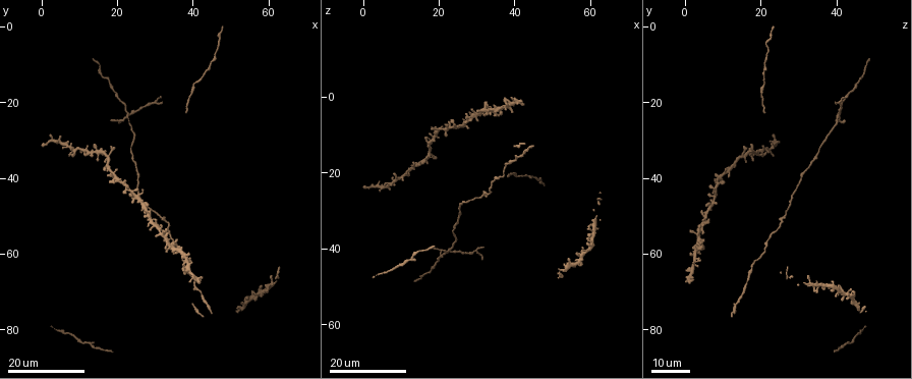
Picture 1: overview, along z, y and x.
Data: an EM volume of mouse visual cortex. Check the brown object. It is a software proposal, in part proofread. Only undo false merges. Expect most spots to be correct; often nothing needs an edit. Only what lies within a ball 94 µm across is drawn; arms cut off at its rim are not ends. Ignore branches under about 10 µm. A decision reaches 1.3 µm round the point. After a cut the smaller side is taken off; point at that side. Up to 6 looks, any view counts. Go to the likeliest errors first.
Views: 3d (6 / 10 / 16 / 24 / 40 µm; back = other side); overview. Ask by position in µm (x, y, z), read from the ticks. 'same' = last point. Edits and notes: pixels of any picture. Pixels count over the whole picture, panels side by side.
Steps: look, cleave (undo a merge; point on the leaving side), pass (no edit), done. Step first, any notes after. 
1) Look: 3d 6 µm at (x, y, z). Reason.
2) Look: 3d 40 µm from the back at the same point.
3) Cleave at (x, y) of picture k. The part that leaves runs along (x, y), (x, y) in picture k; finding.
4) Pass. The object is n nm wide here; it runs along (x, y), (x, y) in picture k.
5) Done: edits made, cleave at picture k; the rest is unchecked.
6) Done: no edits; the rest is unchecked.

Look: 3d 24 µm at (23.5, 23.0, 41.0). Thin arm on a thick one.

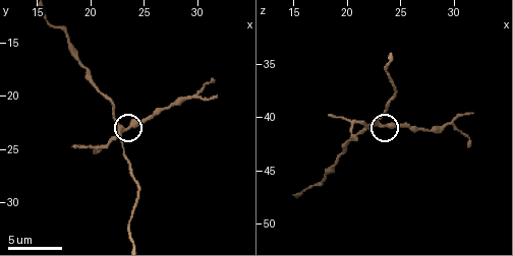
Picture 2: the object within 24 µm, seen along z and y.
Look: 3d 6 µm at (22.8, 23.0, 40.8). Zoom in.

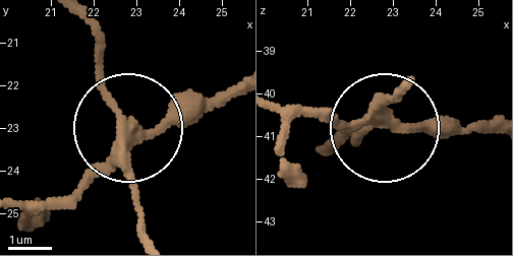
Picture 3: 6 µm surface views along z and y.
Cleave at (184, 110) of picture 3. The object is 290 nm wide here; the part that leaves runs along (125, 135), (198, 120), (231, 99) in picture 3; two neurons meet here.

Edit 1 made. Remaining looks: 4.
Look: 3d 16 µm at (18.0, 34.0, 15.5).

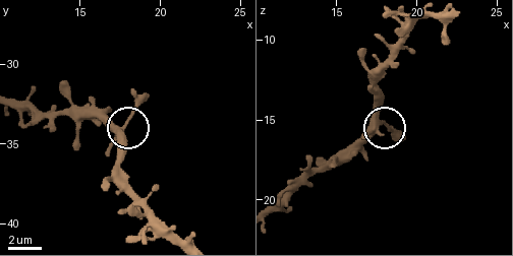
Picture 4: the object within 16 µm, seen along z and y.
Look: 3d 6 µm at the same point. Zoom in.

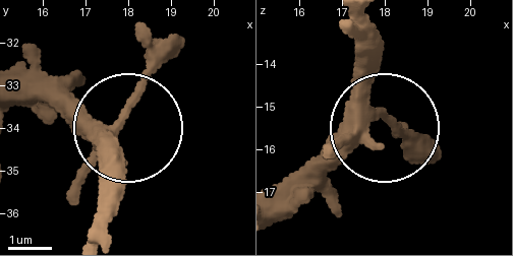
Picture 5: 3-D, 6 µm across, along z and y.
Pass. The object is 400 nm wide here; it runs along (108, 222), (112, 128), (35, 62) in picture 5; continuous, no second neuron.

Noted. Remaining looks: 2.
Look: 3d 16 µm at (31.5, 50.5, 26.0). Thin arm on a thick one.

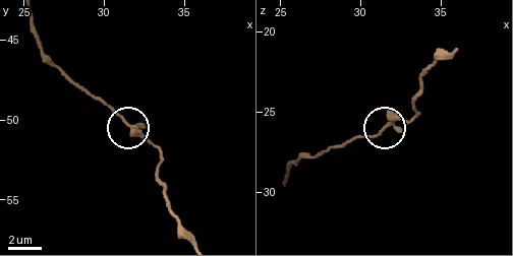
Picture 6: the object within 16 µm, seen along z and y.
Look: 3d 10 µm at (31.5, 50.3, 26.1).

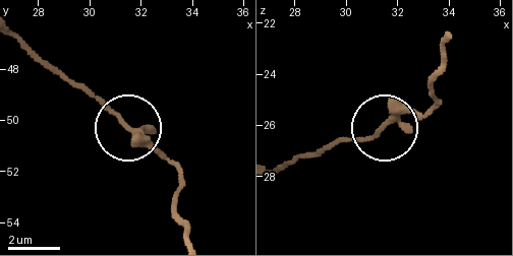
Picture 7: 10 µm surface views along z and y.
Pass. 3 arms meet here; it runs along (189, 239), (177, 206), (174, 167), (87, 84) in picture 7; all the same neuron.

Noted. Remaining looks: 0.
Done: edits made, cleave at picture 3; the rest is unchecked.

